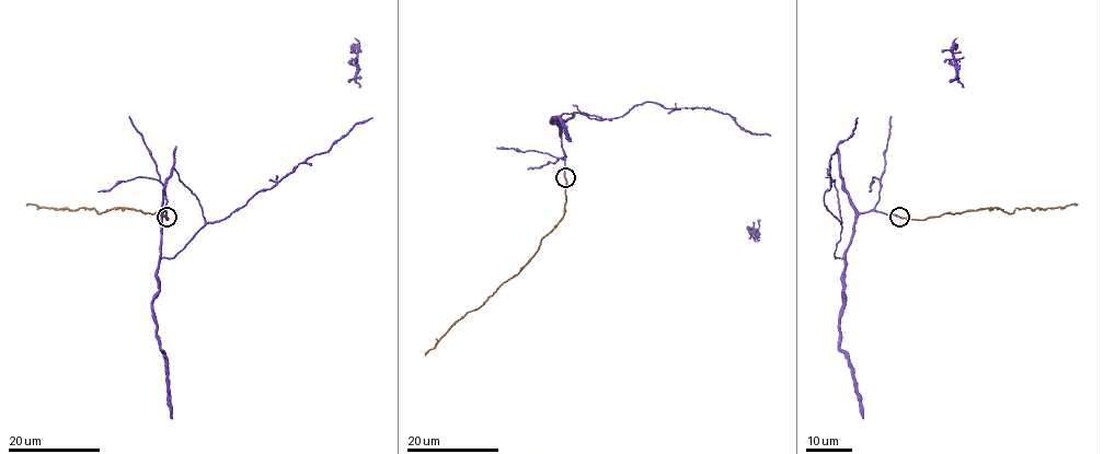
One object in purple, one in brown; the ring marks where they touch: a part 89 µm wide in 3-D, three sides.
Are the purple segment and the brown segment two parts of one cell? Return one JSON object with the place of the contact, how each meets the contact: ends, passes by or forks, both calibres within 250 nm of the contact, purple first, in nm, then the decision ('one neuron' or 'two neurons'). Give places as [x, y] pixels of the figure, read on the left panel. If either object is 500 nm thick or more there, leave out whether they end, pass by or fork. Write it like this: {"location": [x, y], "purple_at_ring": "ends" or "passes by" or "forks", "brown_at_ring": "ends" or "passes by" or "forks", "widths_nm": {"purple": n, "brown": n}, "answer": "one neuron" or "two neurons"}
{"location": [167, 217], "purple_at_ring": "ends", "brown_at_ring": "ends", "widths_nm": {"purple": 220, "brown": 200}, "answer": "one neuron"}

